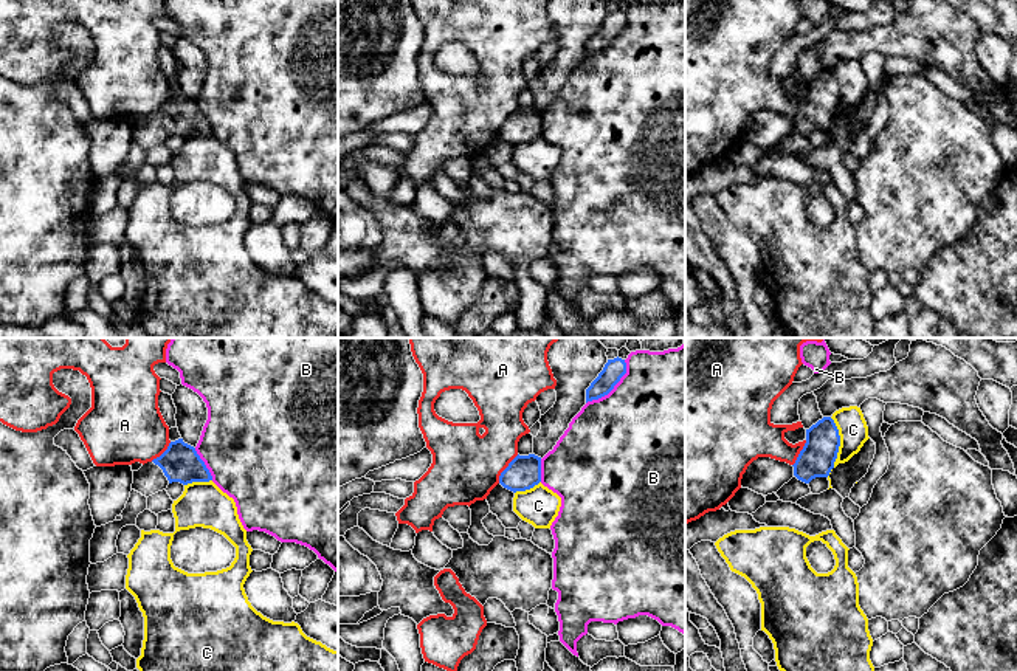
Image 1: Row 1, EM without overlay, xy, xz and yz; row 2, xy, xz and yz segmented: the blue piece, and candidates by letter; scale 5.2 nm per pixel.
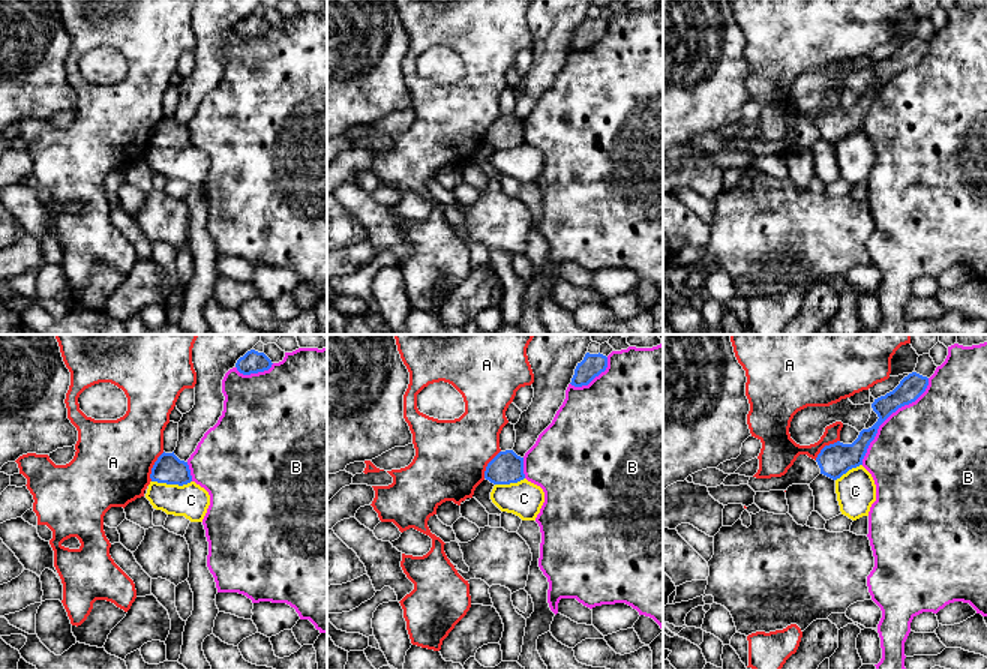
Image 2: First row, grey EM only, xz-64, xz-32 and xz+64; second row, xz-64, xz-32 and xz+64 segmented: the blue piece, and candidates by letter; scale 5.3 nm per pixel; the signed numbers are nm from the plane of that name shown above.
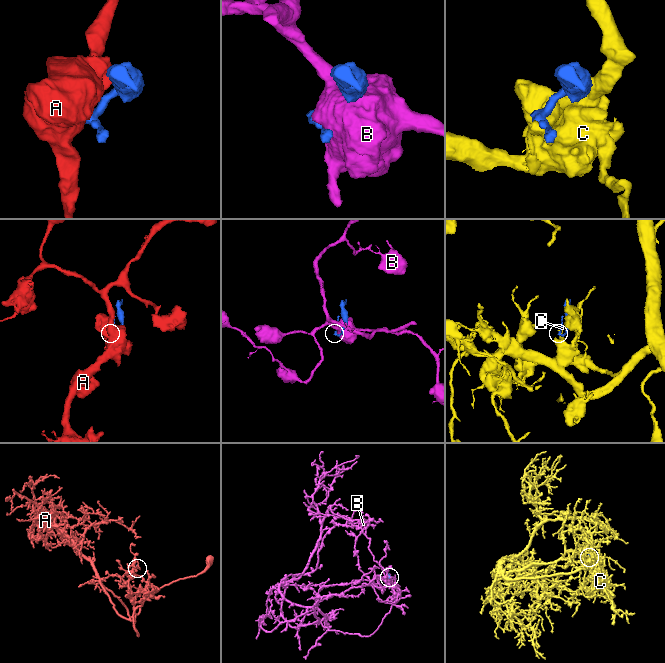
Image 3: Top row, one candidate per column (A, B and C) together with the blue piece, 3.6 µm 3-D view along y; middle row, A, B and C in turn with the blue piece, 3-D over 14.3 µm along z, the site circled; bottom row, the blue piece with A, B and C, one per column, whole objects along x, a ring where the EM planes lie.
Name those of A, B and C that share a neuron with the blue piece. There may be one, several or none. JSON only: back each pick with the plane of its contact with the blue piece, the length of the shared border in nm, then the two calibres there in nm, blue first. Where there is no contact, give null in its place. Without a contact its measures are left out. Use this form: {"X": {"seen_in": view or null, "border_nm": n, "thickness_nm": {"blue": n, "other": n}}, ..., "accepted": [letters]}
{"accepted": []}

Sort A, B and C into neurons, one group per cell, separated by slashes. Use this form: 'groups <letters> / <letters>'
groups A / B / C

